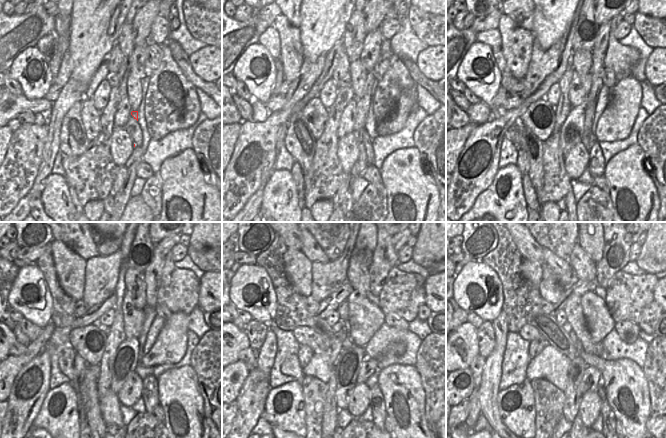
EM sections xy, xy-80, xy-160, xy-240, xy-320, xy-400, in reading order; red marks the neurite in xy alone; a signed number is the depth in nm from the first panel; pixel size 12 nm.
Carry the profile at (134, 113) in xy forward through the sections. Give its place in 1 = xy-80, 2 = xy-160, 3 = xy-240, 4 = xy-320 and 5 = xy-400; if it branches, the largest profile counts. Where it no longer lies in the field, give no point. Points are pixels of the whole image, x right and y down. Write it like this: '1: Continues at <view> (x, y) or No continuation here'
1: Continues at xy-80 (363, 105)
2: Continues at xy-160 (588, 140)
3: Continues at xy-240 (153, 273)
4: Continues at xy-320 (385, 257)
5: Continues at xy-400 (616, 251).

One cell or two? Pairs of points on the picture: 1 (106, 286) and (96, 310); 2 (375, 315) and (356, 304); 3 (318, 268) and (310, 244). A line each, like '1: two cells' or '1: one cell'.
1: two cells
2: one cell
3: two cells

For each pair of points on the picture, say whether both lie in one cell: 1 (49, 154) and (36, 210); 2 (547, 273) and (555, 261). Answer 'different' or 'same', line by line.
1: different
2: different

